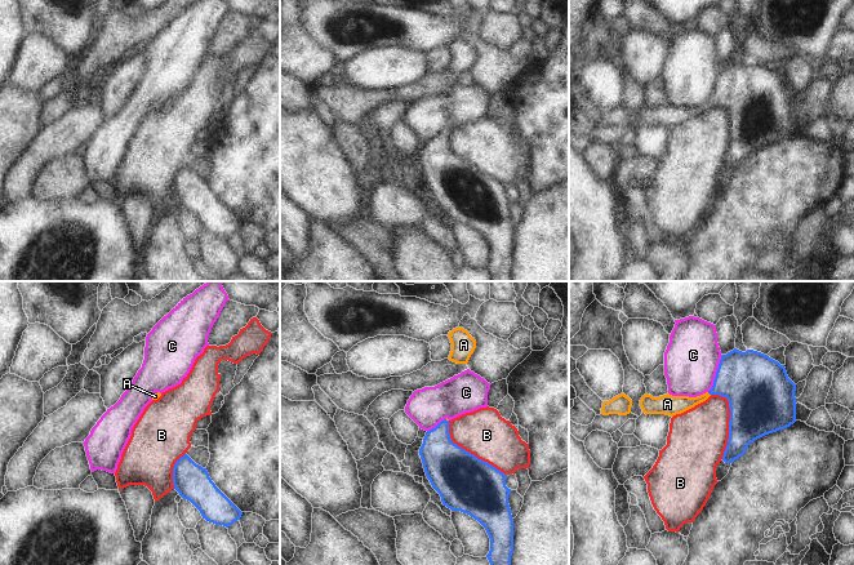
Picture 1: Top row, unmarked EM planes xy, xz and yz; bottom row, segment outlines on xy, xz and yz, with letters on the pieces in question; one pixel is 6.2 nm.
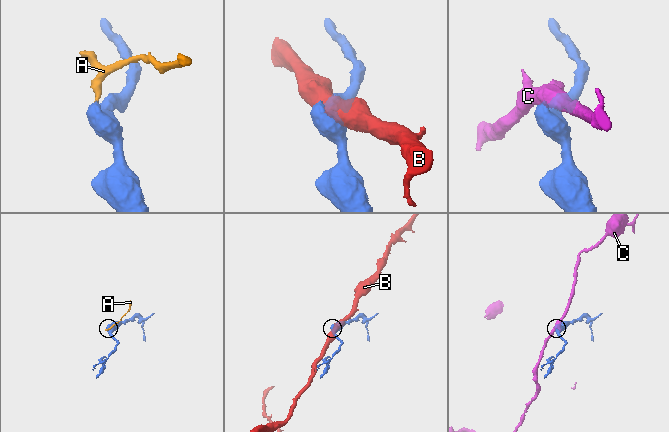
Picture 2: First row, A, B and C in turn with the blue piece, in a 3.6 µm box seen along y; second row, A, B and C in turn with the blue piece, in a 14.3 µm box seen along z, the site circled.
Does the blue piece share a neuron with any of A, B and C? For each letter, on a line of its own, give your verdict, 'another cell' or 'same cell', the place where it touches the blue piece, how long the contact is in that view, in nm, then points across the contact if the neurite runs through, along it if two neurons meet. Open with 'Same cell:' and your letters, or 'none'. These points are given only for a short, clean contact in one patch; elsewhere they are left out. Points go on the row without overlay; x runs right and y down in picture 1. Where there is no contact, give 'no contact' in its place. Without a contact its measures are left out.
Same cell: A
A: same cell | xz (445, 130) | 30 nm | across xz (443, 170), (443, 137), (445, 130), (446, 129)
B: another cell | yz (729, 132) | 420 nm
C: another cell | yz (716, 84) | 260 nm | along yz (723, 66), (714, 96), (707, 102)

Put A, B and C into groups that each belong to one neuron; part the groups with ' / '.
A / B / C

